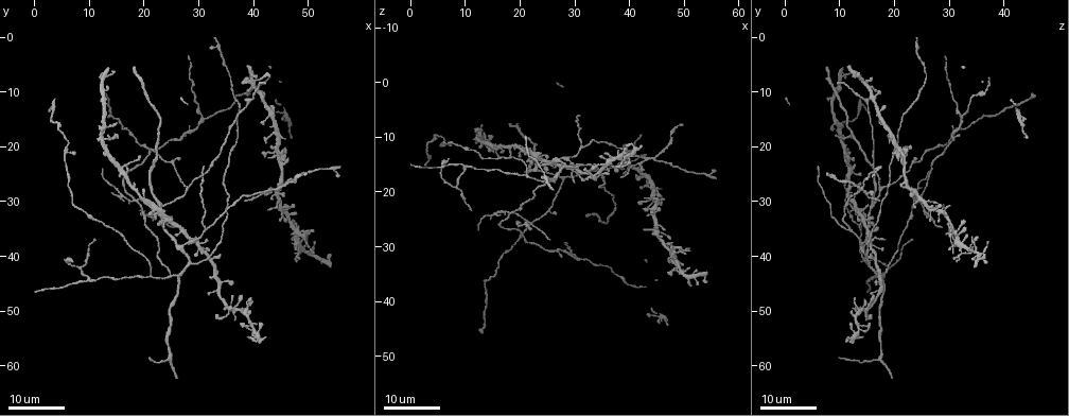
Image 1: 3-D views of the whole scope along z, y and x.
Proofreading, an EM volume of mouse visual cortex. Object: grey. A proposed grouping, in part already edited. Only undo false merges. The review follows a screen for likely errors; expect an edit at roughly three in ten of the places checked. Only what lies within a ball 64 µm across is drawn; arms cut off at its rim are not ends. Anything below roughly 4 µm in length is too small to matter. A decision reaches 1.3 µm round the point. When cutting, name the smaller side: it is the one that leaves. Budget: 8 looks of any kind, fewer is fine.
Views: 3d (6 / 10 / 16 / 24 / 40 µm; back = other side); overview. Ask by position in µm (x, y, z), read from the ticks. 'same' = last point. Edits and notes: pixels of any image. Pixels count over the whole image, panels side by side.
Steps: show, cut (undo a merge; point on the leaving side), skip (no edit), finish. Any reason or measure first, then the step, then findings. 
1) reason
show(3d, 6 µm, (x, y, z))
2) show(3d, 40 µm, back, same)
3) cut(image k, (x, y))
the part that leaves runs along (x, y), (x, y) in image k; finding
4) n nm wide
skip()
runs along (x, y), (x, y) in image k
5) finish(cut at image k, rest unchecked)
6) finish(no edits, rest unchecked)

three-way junction
show(3d, 24 µm, (39.5, 11.5, 15.0))

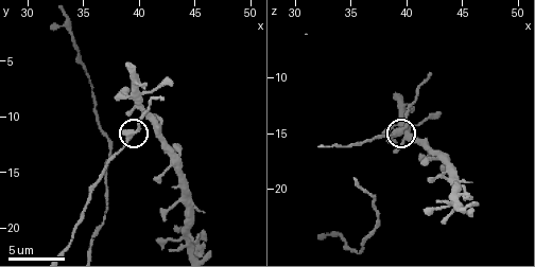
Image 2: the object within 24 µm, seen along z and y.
show(3d, 10 µm, (39.4, 11.4, 15.0))

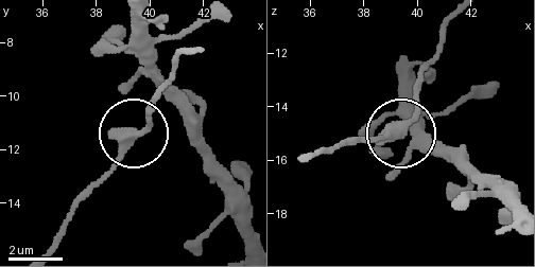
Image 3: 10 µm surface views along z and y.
300 nm wide
skip()
runs along (48, 246), (75, 198), (117, 157), (162, 91) in image 3; continuous, no second neuron

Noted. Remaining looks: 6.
three-way junction
show(3d, 24 µm, (32.0, 35.0, 12.0))

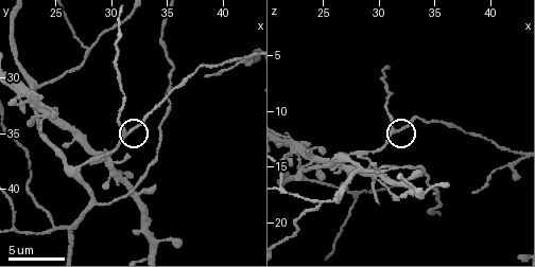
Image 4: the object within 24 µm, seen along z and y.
show(3d, 10 µm, (31.4, 34.8, 11.8))

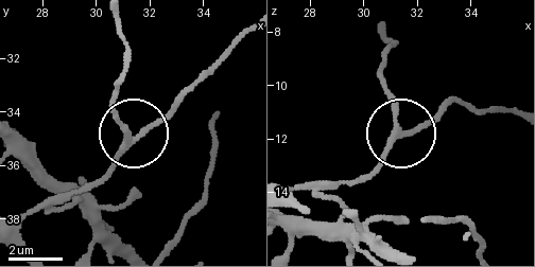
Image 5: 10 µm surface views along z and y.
skip()
runs along (22, 215), (64, 205), (105, 175), (132, 140), (111, 108) in image 5; all the same neuron

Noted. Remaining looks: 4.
show(3d, 24 µm, (18.5, 29.5, 23.5))

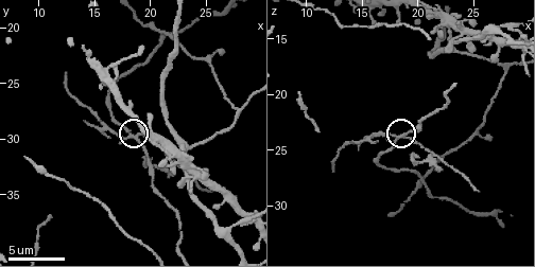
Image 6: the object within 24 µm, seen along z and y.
show(3d, 6 µm, (18.4, 29.8, 23.6))

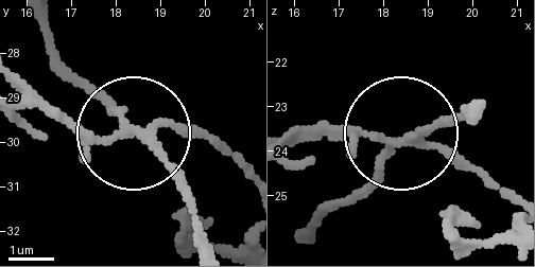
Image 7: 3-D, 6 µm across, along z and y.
cut(image 7, (74, 131))
the part that leaves runs along (144, 128), (197, 132), (243, 174) in image 7; two neurons meet here

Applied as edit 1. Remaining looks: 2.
branch point
show(3d, 24 µm, (29.5, 37.5, 14.0))

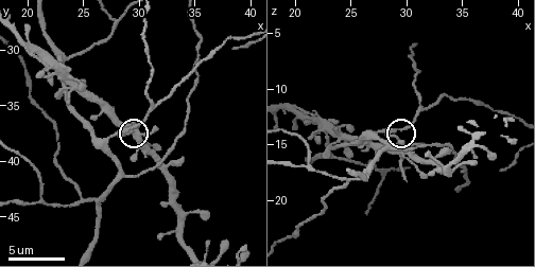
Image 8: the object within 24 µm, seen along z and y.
show(3d, 6 µm, same)

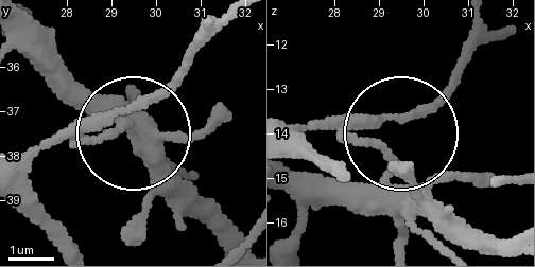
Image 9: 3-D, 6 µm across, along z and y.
side arm 36 µm
skip()
continuous, no second neuron

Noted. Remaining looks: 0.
finish(cut at image 7, rest unchecked)

